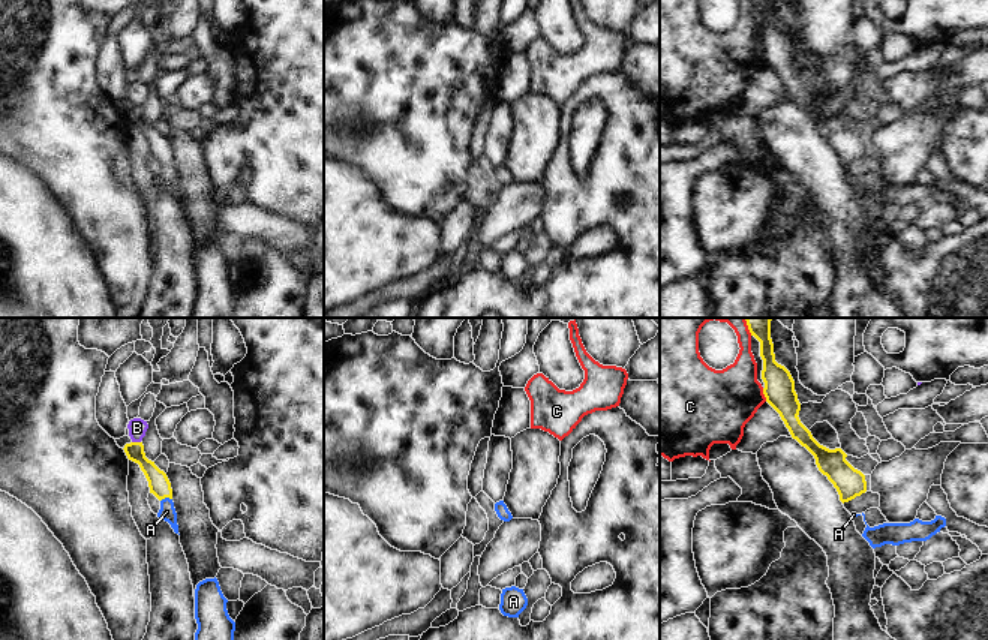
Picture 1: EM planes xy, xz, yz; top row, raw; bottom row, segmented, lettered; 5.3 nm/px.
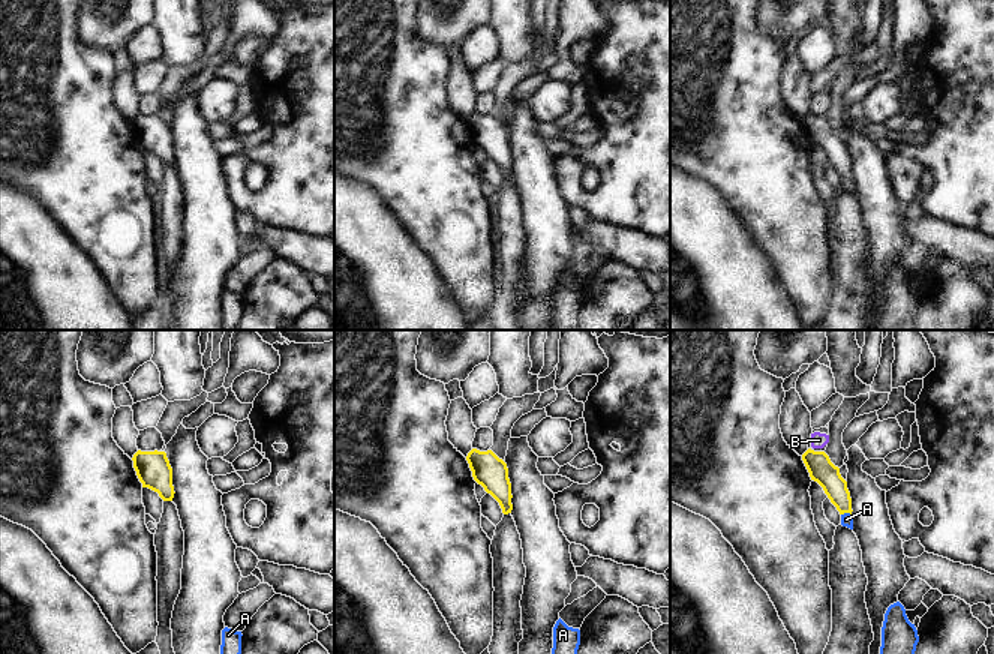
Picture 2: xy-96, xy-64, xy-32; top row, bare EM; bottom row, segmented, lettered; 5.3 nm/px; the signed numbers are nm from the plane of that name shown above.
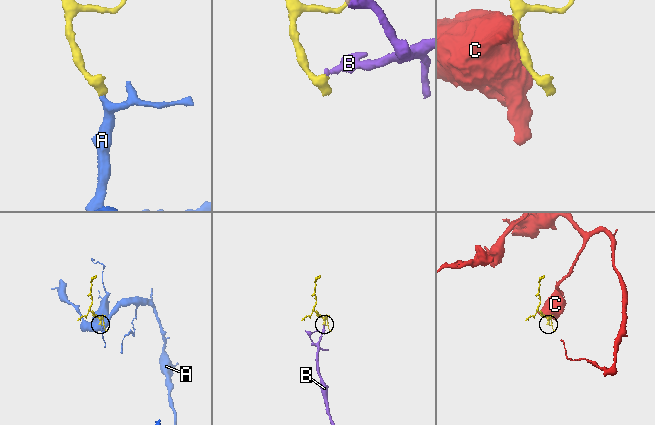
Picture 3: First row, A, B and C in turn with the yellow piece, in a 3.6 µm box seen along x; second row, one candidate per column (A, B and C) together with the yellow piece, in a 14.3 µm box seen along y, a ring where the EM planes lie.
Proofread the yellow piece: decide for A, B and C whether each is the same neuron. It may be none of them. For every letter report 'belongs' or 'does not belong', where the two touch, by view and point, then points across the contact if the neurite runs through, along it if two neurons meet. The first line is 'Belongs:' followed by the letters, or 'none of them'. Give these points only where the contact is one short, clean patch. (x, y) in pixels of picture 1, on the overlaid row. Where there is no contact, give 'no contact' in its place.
Belongs: A
A: belongs; contact xy (165, 496); way xy (159, 484), (165, 496), (167, 511)
B: does not belong; contact xy (137, 442); border xy (132, 441), (140, 442)
C: does not belong; contact yz (763, 393)

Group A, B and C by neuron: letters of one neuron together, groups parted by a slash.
A / B / C

